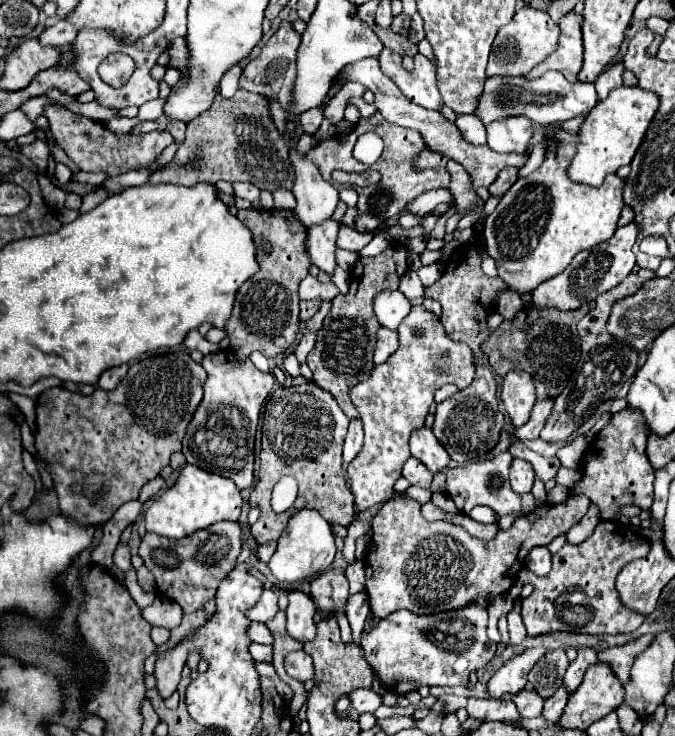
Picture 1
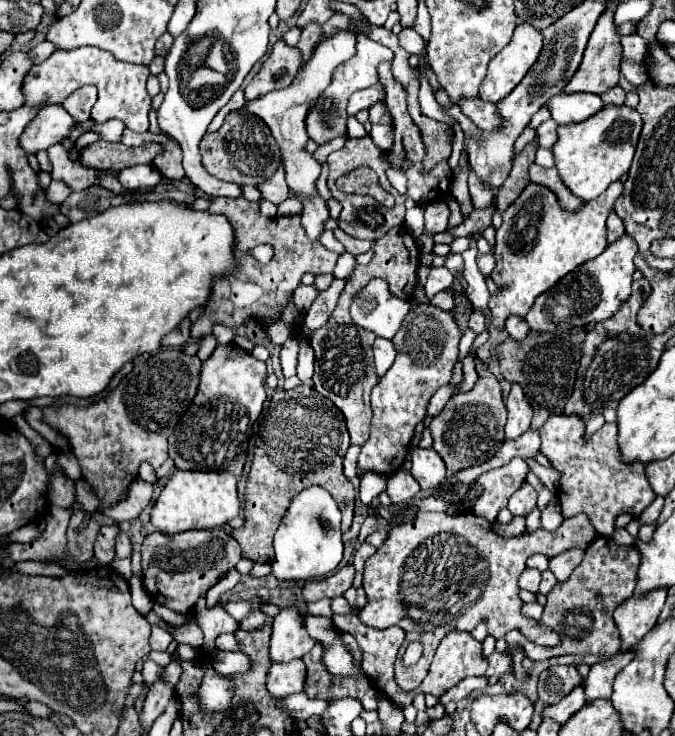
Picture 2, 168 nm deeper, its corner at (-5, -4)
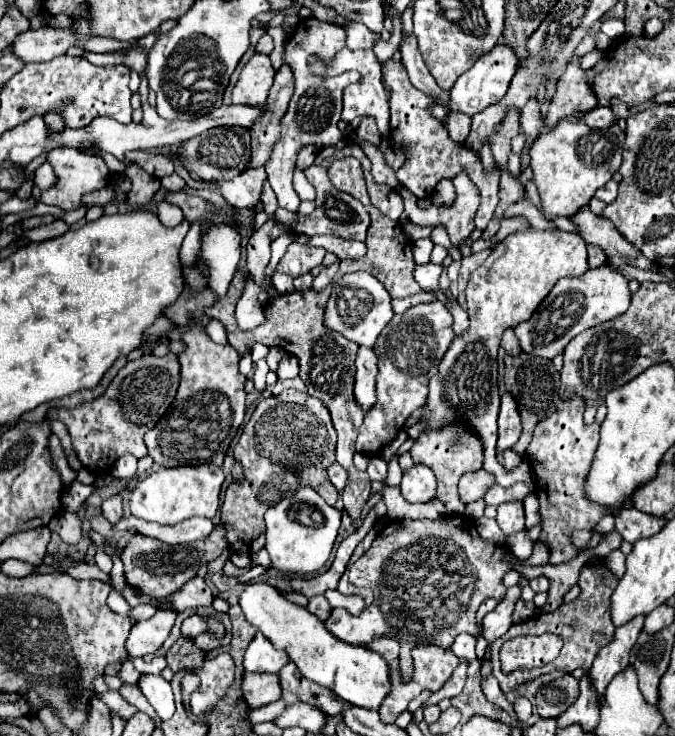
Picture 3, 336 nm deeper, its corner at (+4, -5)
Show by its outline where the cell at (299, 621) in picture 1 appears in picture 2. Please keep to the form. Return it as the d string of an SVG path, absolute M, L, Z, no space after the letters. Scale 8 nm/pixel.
M296 607L282 609L272 623L272 635L270 635L272 663L288 663L292 659L300 659L312 647L314 641L302 627L298 609Z

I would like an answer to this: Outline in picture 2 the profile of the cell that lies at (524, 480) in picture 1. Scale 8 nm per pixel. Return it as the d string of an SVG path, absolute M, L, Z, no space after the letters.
M524 483L520 487L520 491L516 491L512 497L510 497L510 503L508 503L508 511L514 515L514 517L526 517L532 509L536 507L536 491Z

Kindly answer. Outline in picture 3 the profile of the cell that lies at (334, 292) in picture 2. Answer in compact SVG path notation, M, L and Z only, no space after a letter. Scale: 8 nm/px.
M333 264L333 266L325 266L317 276L315 276L315 280L313 280L313 290L323 290L323 288L327 288L331 282L333 282L333 278L335 278L335 274L337 274L337 264Z

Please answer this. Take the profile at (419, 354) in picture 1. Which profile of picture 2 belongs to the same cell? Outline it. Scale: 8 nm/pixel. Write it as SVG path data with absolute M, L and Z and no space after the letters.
M424 303L406 315L400 331L392 339L398 353L396 361L372 389L372 431L368 441L362 445L358 461L358 469L362 473L374 471L390 477L400 469L408 455L414 429L426 417L426 405L430 397L452 377L452 369L458 359L460 337L462 331L450 311L442 311L440 307Z

